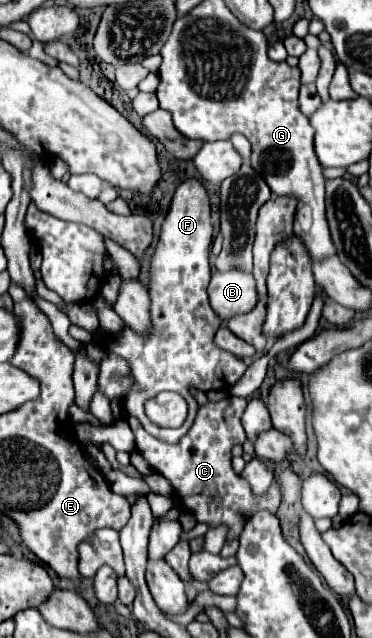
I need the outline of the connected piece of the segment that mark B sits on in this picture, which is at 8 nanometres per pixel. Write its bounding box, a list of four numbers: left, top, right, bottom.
[209,270,257,318]

